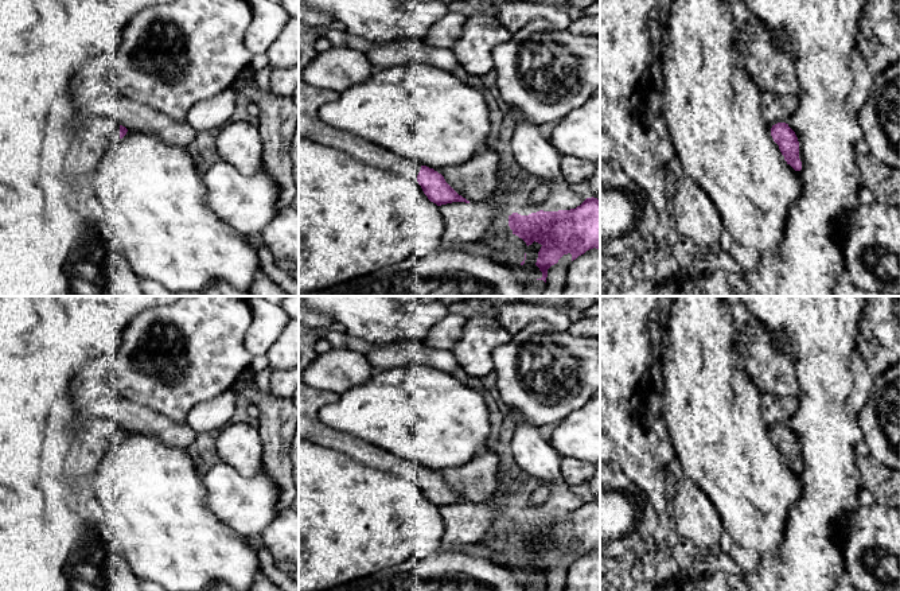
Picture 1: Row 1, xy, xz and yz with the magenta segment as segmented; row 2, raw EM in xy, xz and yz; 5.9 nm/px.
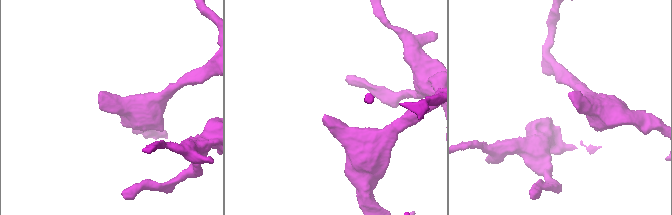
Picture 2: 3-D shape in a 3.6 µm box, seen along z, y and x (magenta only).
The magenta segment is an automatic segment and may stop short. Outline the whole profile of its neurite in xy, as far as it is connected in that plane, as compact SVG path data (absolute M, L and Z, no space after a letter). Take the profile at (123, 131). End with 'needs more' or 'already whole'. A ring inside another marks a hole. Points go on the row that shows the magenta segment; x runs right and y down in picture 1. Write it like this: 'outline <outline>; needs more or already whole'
outline M78 116L74 141L66 155L65 171L79 178L97 170L105 153L118 143L128 129L116 121L98 116Z; needs more

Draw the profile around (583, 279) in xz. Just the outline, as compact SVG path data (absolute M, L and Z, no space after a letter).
M589 249L569 264L564 296L600 296L600 249Z

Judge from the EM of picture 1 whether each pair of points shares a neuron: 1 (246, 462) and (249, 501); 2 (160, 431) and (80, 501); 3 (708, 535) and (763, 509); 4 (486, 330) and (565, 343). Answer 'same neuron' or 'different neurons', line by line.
1: different neurons
2: different neurons
3: same neuron
4: different neurons

